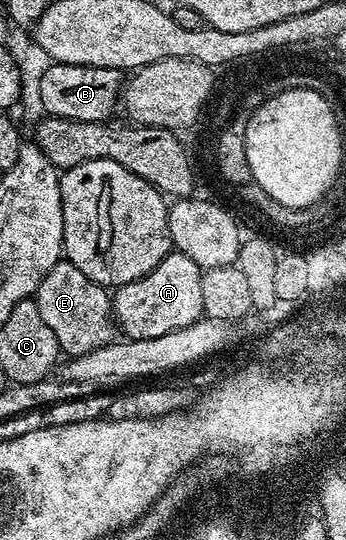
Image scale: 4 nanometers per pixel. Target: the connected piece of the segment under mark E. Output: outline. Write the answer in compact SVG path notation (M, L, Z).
M69 261L57 263L43 277L36 292L36 302L40 309L40 317L44 317L48 329L56 333L58 349L63 356L73 357L92 353L115 338L116 327L112 322L112 299L107 288L92 281L84 273L80 273L80 269L76 269L76 265L72 265Z

